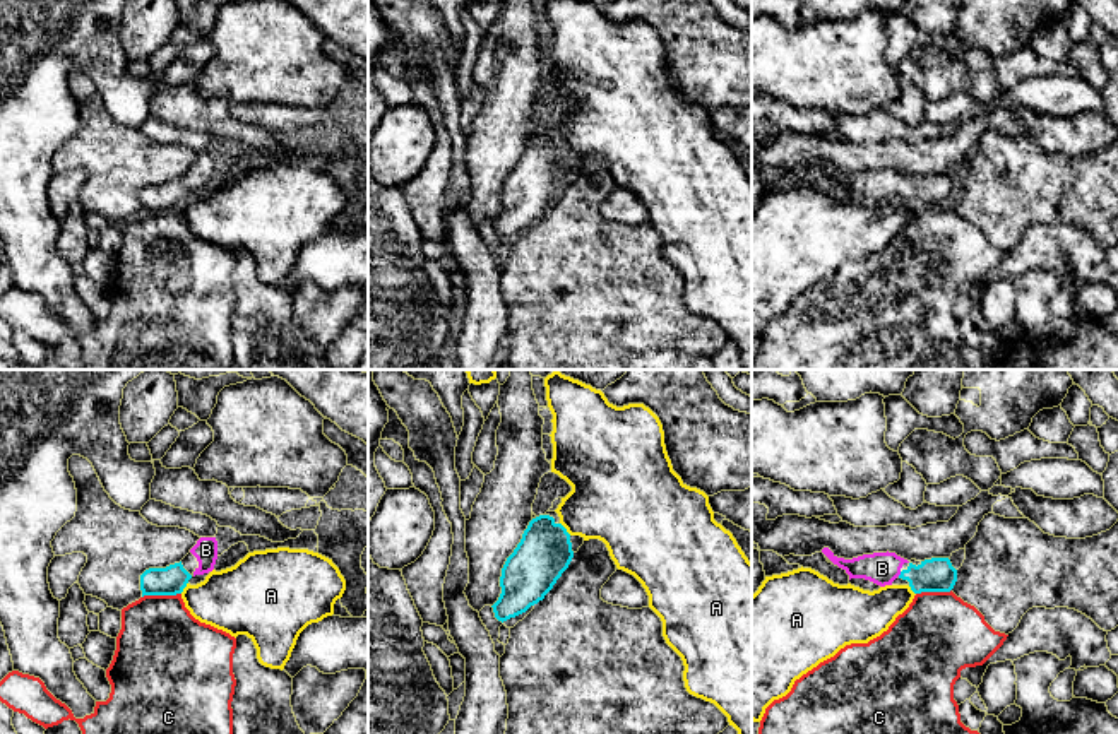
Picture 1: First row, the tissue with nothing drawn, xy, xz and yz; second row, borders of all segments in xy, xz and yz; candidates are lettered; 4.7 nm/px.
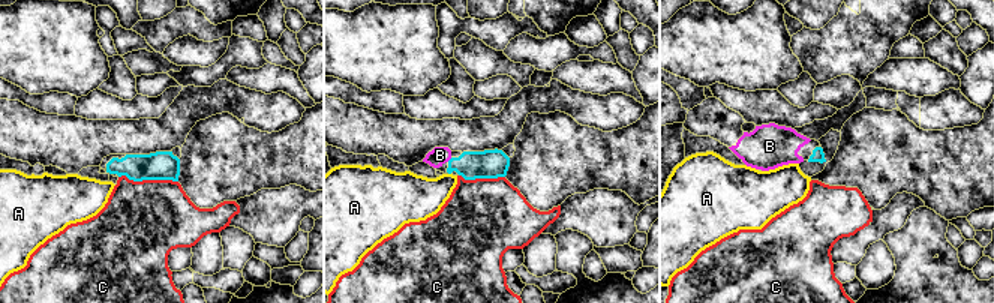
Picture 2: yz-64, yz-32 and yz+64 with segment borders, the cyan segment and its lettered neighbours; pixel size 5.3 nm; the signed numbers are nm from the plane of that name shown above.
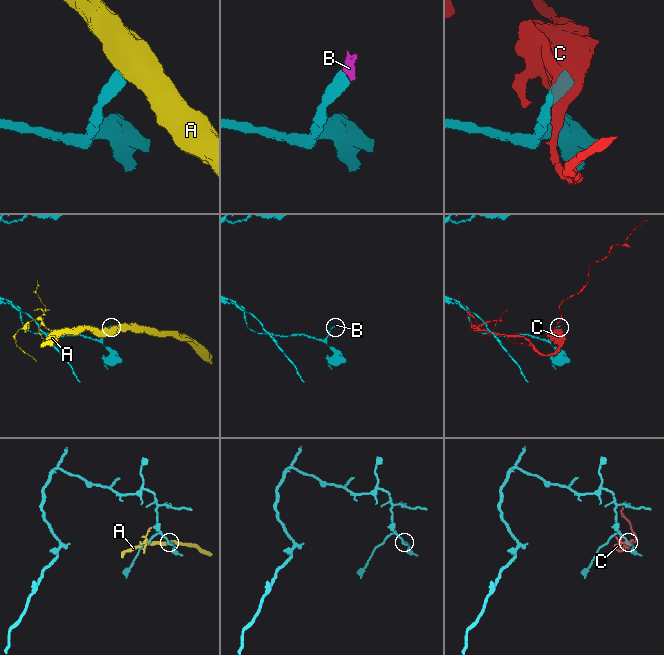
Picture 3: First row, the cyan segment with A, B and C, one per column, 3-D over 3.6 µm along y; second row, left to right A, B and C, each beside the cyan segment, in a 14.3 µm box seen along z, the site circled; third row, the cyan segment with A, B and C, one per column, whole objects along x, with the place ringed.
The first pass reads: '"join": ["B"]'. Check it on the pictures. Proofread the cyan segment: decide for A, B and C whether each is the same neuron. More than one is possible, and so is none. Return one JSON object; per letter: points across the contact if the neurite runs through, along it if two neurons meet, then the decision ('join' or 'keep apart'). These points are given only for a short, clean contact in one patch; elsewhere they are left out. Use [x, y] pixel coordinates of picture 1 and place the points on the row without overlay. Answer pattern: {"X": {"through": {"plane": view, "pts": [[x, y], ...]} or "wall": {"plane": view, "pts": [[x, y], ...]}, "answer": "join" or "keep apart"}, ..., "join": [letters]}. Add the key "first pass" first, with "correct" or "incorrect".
{"first pass": "correct", "A": {"wall": {"plane": "xz", "pts": [[560, 139], [570, 151]]}, "answer": "keep apart"}, "B": {"through": {"plane": "yz", "pts": [[933, 192], [901, 190], [882, 185]]}, "answer": "join"}, "C": {"answer": "keep apart"}, "join": ["B"]}

